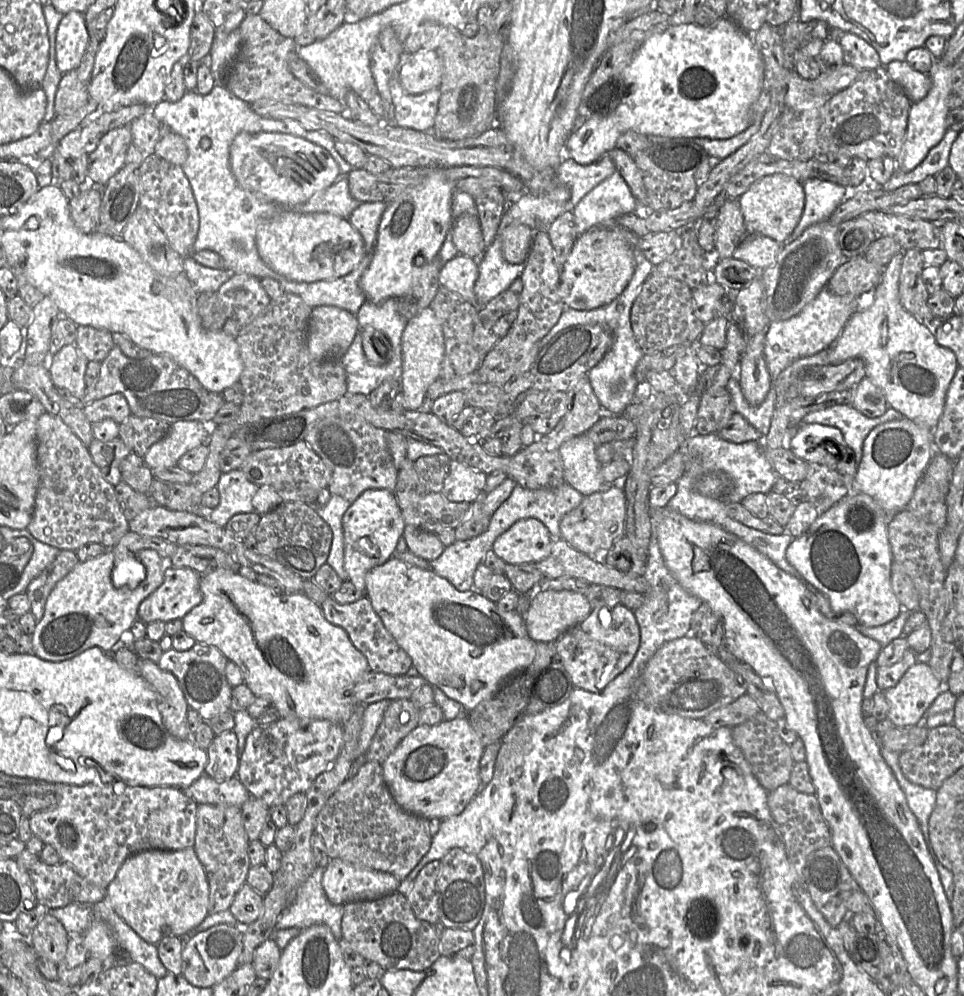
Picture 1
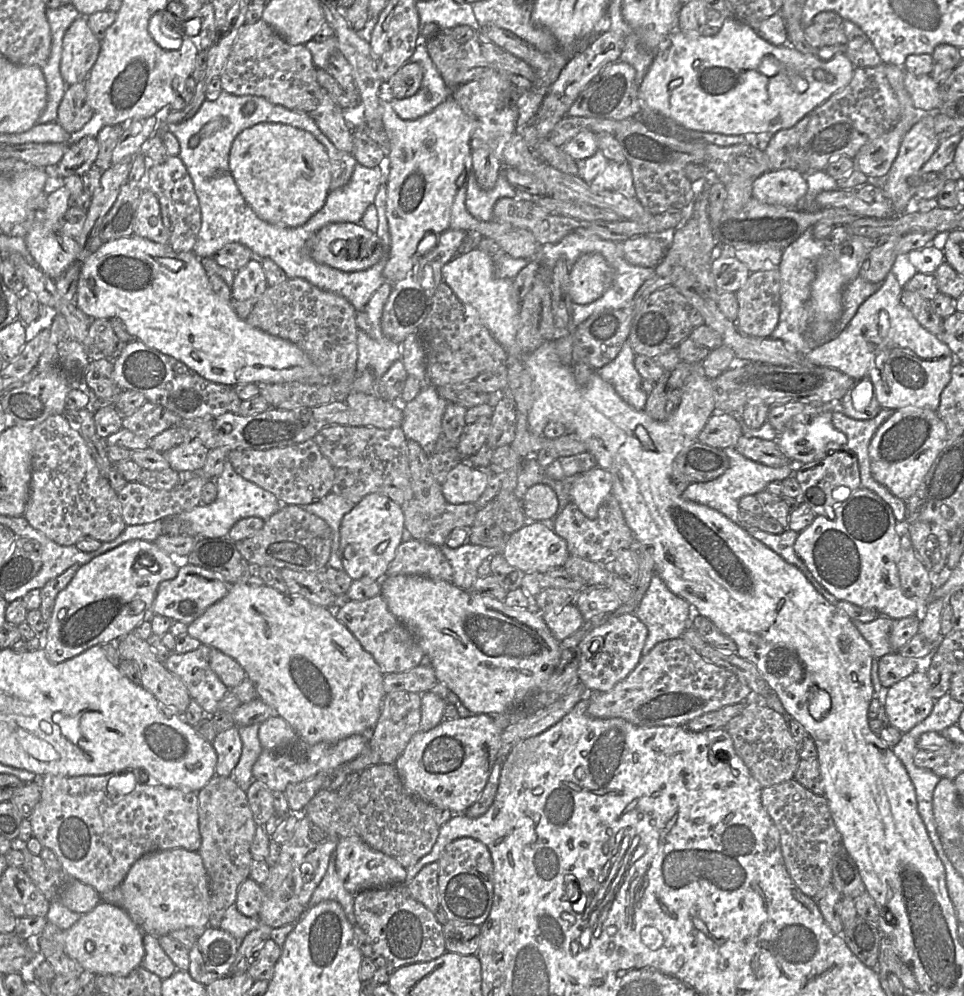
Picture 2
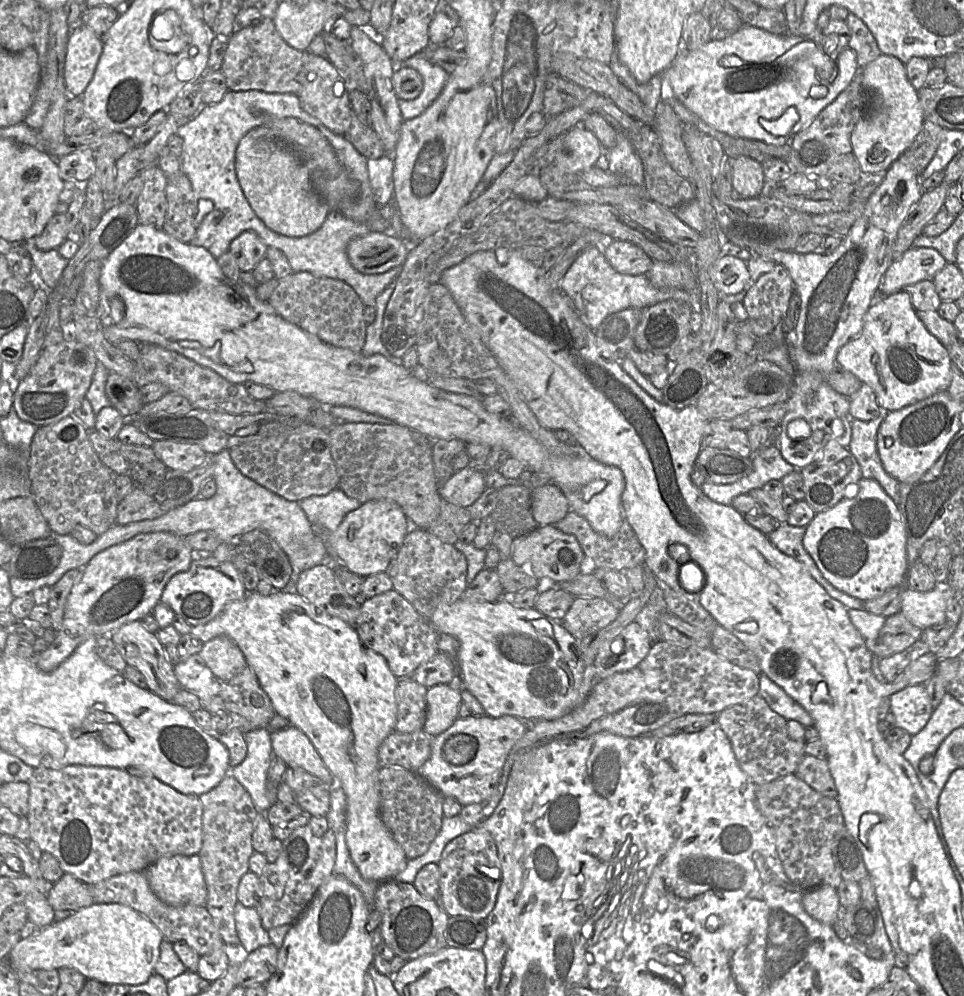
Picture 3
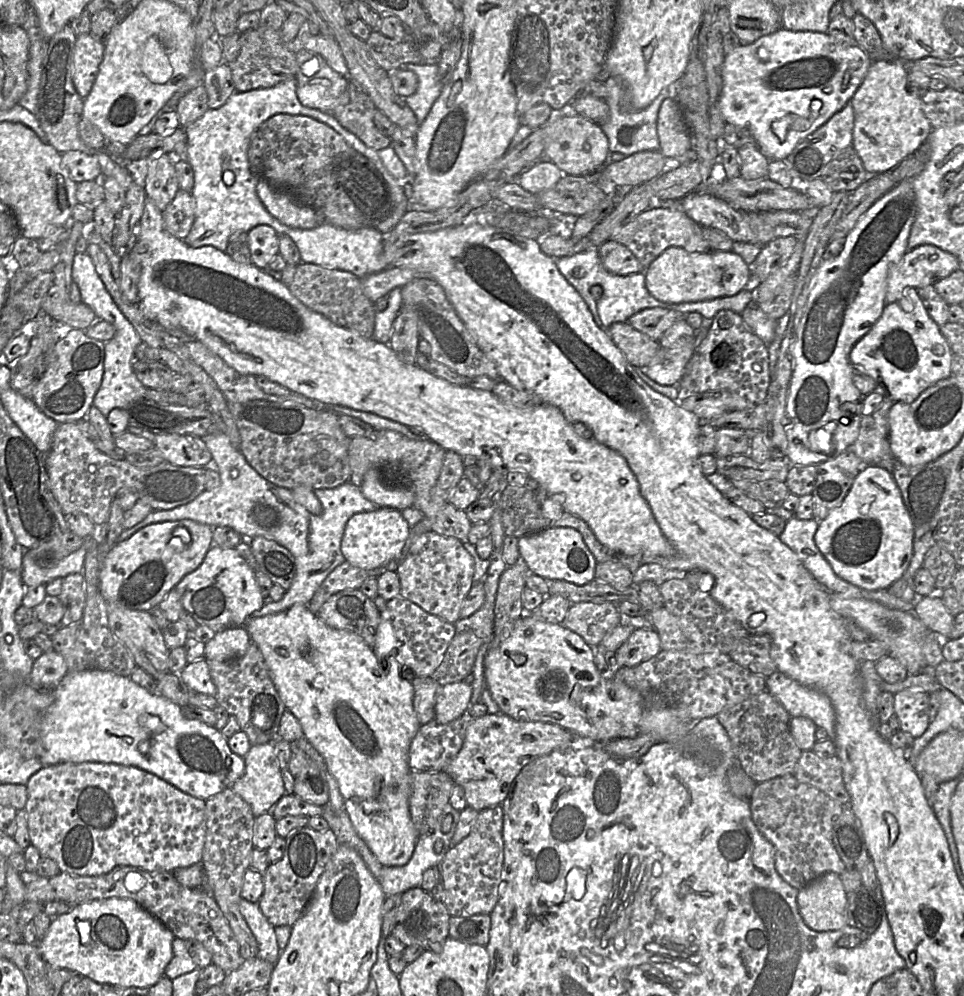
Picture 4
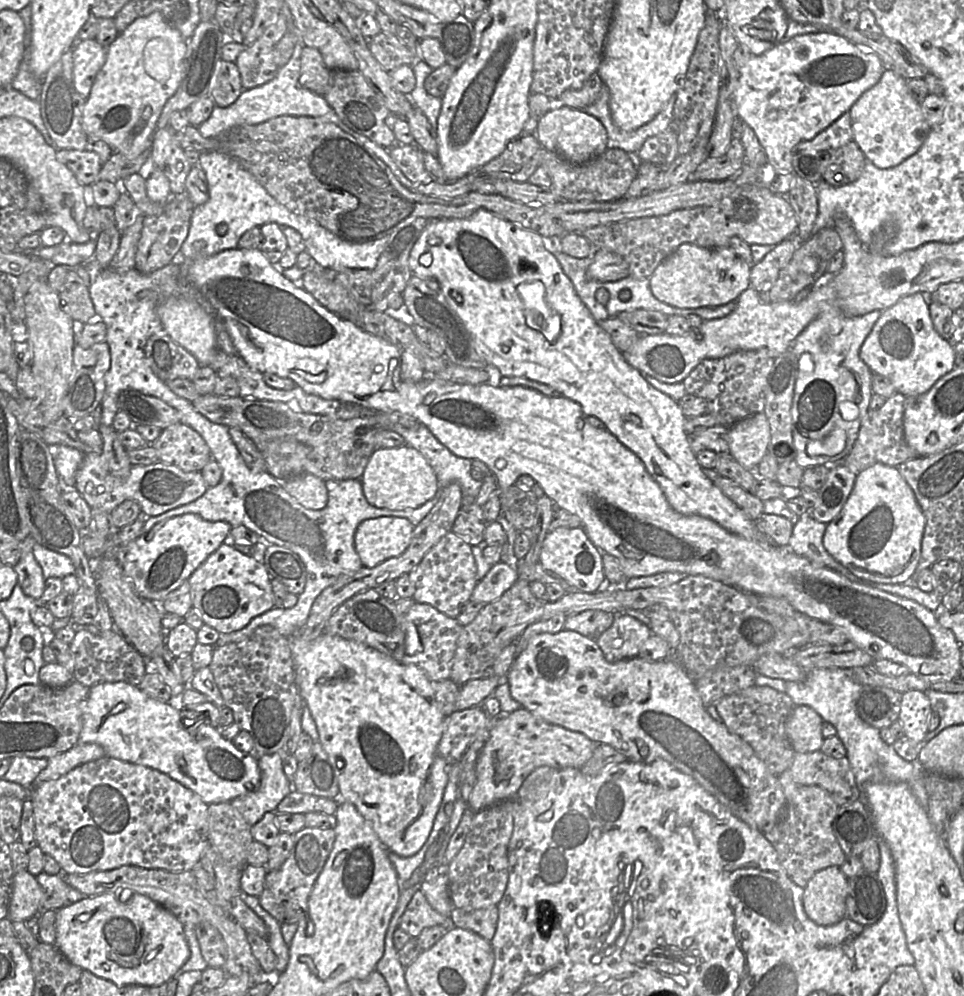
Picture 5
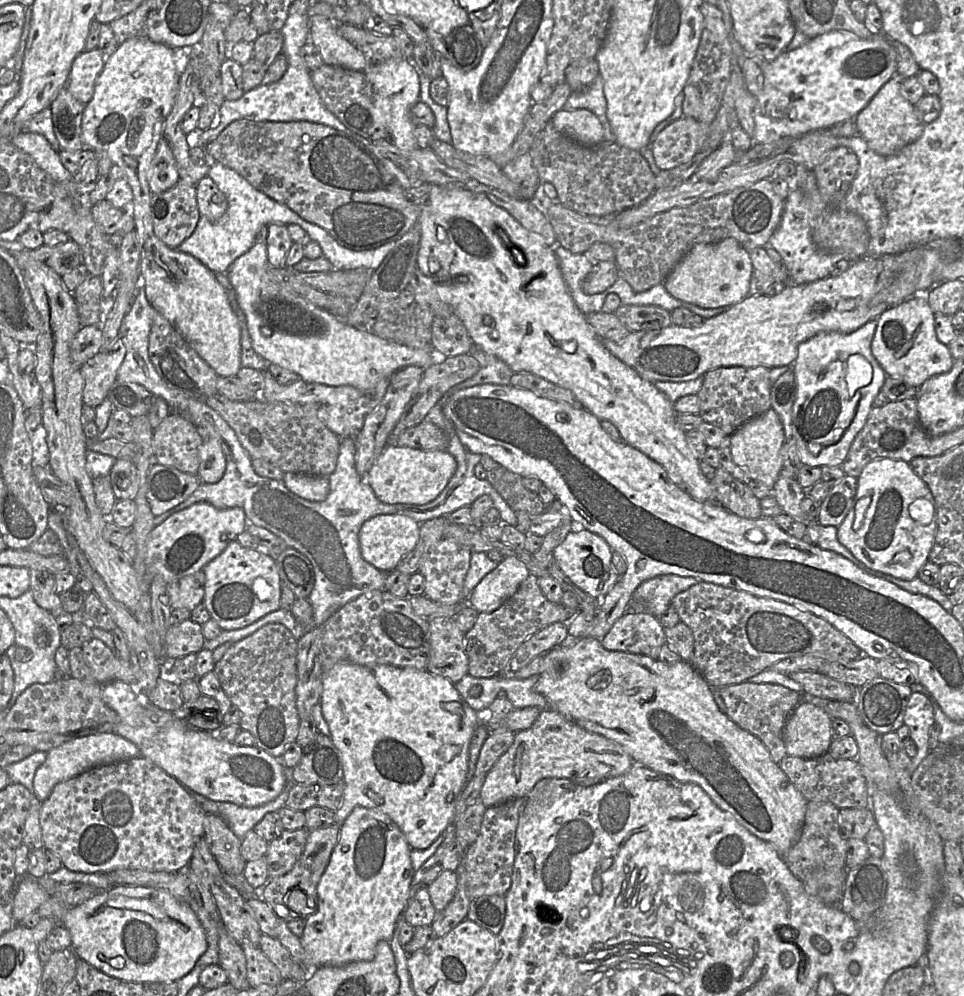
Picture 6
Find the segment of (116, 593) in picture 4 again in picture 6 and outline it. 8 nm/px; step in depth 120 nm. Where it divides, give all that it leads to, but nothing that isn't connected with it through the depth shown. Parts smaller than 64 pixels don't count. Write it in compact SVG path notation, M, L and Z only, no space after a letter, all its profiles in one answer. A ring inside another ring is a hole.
M197 502L188 508L185 508L179 512L174 513L169 518L167 518L164 522L155 526L150 533L150 537L147 544L147 554L146 554L146 566L147 566L147 574L149 578L149 587L150 587L150 578L154 573L161 575L167 583L170 583L183 576L190 575L197 571L202 570L207 563L209 563L213 558L219 555L231 541L233 541L240 533L242 533L246 529L246 526L247 526L247 518L244 510L240 507L219 509L214 507L212 504L208 502Z

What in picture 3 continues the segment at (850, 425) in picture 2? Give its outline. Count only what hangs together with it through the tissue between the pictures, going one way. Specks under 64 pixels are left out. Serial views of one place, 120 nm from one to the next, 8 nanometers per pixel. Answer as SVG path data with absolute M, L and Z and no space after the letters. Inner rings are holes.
M885 413L870 421L854 419L851 422L851 441L847 447L860 465L862 477L876 480L883 490L899 505L899 482L888 474L877 452L878 429Z

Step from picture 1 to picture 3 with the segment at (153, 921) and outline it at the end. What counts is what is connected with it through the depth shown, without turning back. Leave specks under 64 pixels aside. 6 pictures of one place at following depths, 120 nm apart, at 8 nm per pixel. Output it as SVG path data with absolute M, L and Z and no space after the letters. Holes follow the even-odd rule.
M199 854L197 855L191 855L191 856L186 856L186 855L172 855L172 856L163 856L156 860L154 863L149 865L144 871L136 871L136 872L144 872L147 880L149 882L150 888L152 891L165 903L174 905L174 906L184 906L184 905L195 905L195 906L206 906L207 902L207 886L202 870L202 864L201 864L201 859Z

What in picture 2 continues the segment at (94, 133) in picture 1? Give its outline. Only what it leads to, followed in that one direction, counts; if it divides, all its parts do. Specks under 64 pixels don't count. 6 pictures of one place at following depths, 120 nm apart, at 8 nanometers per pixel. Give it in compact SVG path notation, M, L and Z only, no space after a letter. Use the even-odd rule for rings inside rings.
M83 137L70 143L67 151L57 164L57 173L61 178L71 175L82 176L95 165L99 146L95 137Z

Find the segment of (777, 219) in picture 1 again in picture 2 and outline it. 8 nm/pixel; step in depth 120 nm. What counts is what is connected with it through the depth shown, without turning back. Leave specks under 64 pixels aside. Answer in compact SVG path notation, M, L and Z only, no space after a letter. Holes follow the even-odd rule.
M770 170L754 180L752 198L764 203L796 208L807 190L805 176L797 170Z

